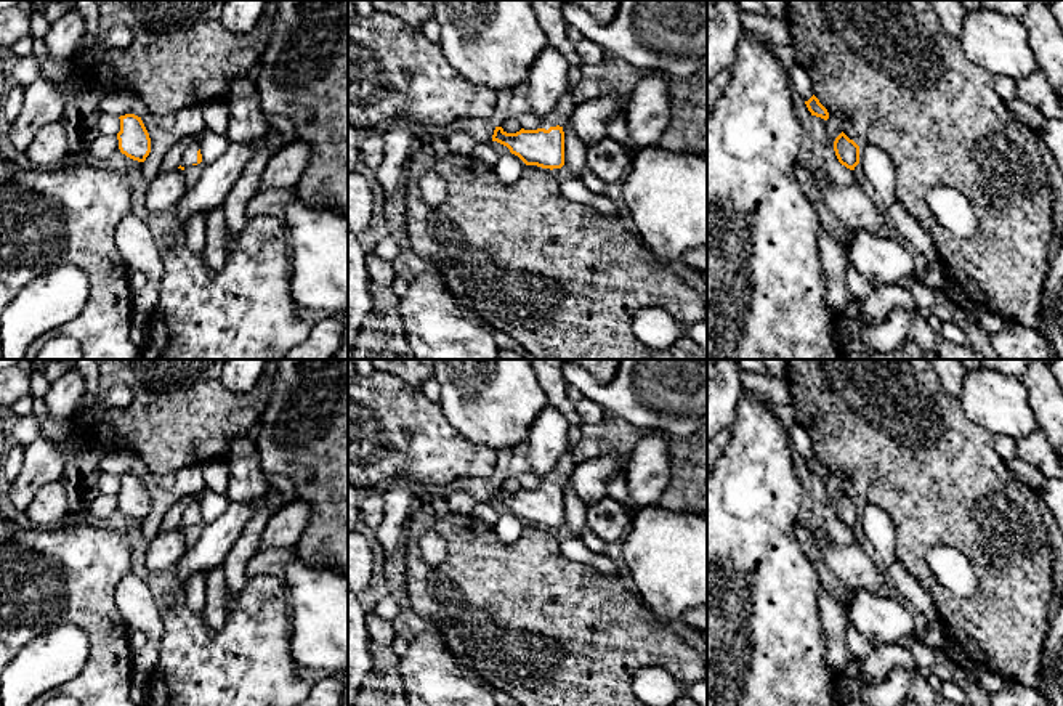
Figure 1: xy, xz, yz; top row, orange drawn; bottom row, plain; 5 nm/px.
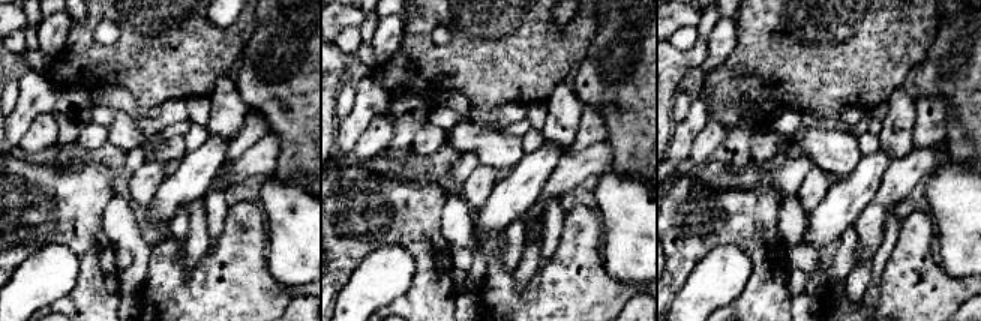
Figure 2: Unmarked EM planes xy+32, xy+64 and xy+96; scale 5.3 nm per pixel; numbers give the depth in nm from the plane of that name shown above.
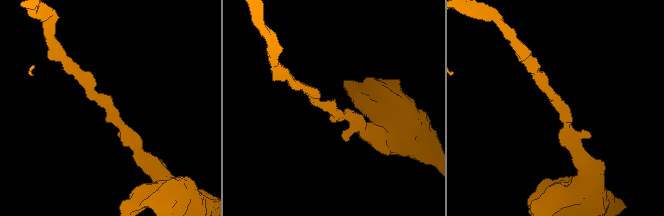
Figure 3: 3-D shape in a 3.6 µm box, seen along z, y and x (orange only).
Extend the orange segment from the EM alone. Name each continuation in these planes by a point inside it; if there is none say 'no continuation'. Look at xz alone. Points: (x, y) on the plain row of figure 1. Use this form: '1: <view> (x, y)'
no continuation

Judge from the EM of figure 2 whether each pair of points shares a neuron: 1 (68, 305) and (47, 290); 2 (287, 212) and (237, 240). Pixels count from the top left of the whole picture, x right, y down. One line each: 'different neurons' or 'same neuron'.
1: different neurons
2: different neurons

